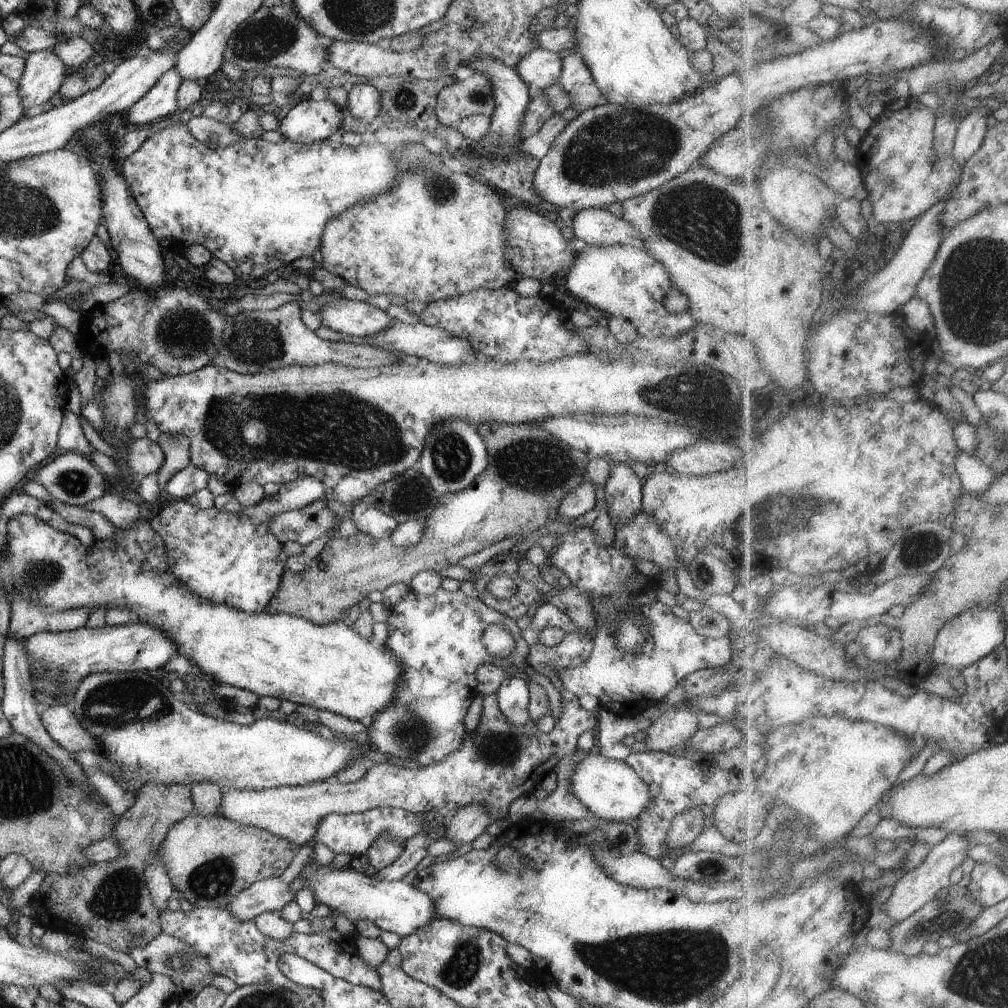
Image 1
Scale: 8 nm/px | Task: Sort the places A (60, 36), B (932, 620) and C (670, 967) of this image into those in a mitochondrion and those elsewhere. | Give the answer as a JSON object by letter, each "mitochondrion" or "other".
{"A":"other","B":"other","C":"mitochondrion"}

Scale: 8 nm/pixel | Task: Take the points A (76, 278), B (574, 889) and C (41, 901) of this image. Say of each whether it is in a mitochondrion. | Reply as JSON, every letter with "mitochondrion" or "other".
{"A":"other","B":"other","C":"other"}

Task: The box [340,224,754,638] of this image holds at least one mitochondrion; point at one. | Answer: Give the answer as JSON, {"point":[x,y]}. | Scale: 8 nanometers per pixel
{"point":[521,465]}

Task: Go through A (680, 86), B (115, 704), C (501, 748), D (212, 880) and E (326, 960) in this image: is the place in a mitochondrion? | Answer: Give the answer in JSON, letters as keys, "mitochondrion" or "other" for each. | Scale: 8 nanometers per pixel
{"A":"other","B":"mitochondrion","C":"mitochondrion","D":"mitochondrion","E":"other"}

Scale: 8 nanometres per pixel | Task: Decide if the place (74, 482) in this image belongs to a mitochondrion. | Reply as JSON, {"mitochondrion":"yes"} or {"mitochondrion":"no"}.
{"mitochondrion":"yes"}

